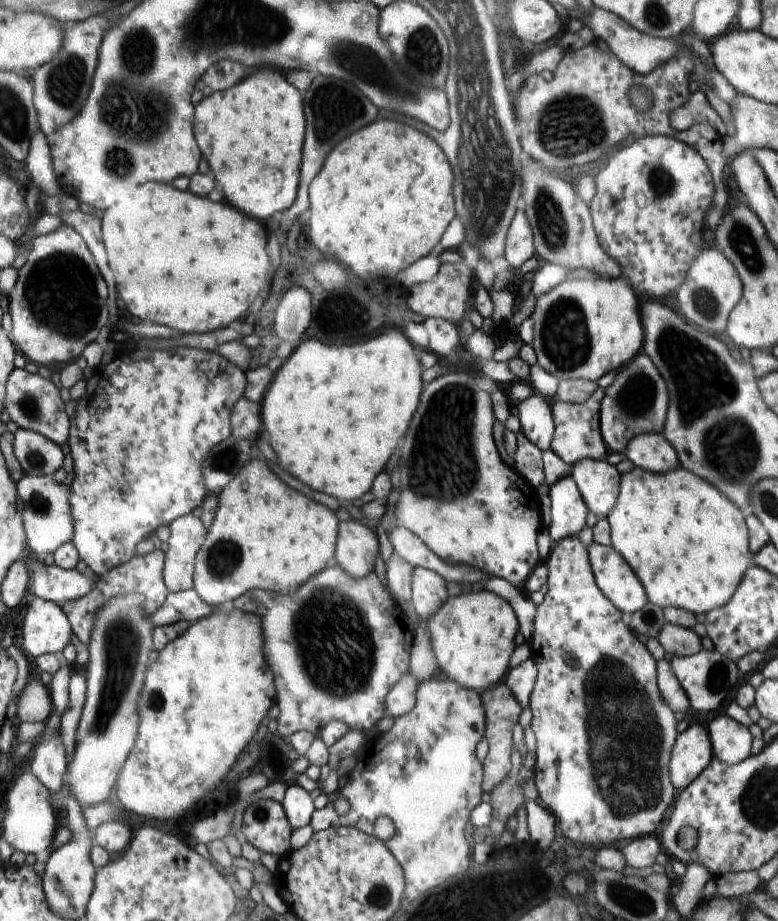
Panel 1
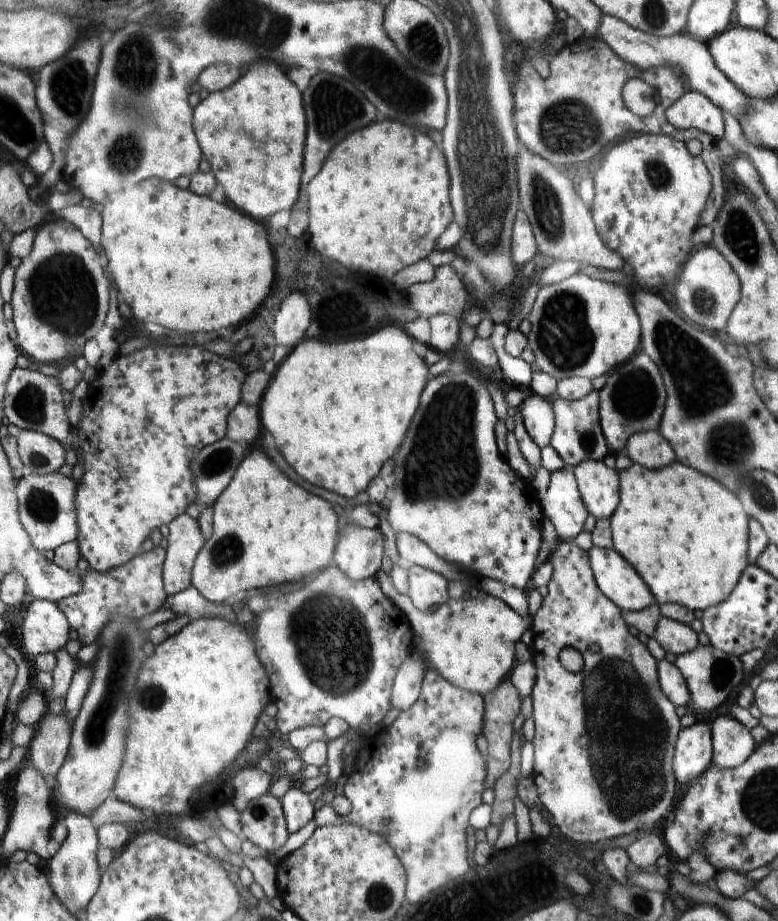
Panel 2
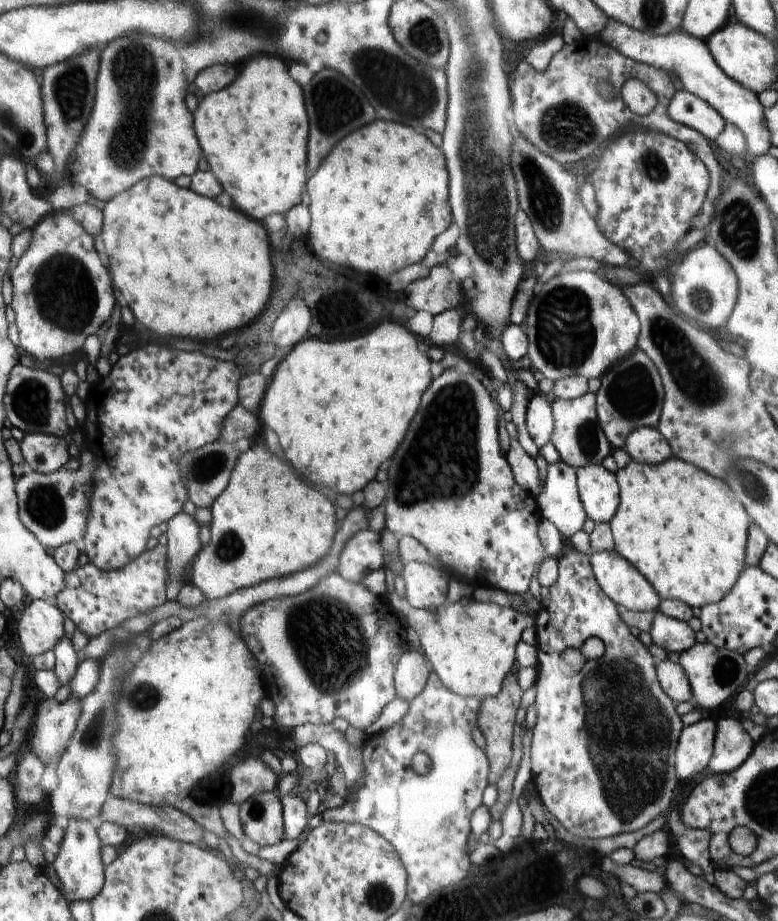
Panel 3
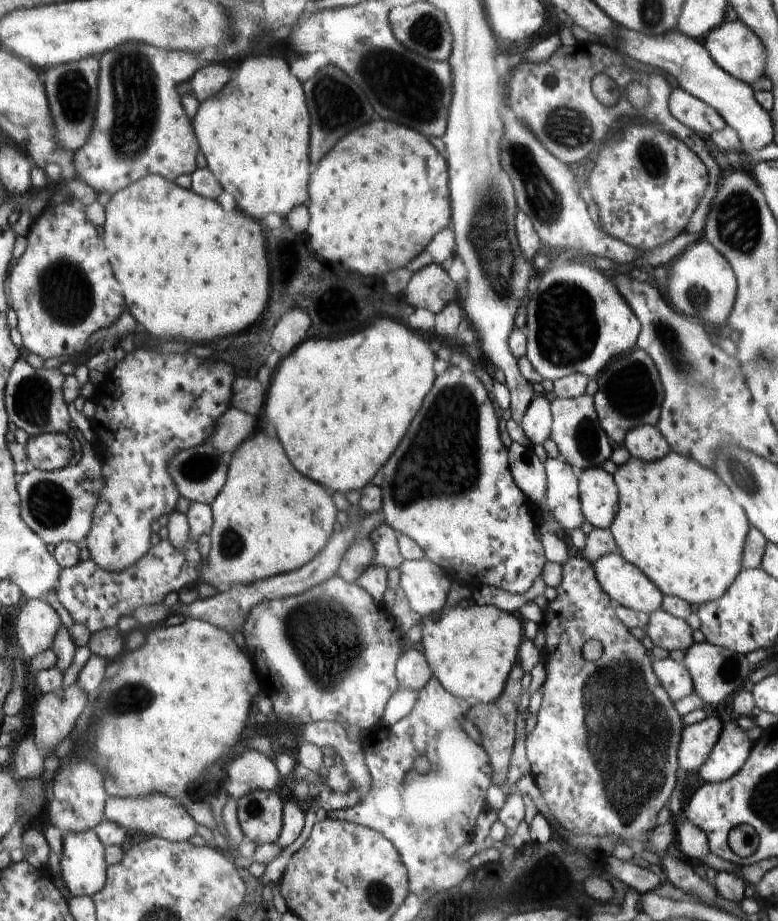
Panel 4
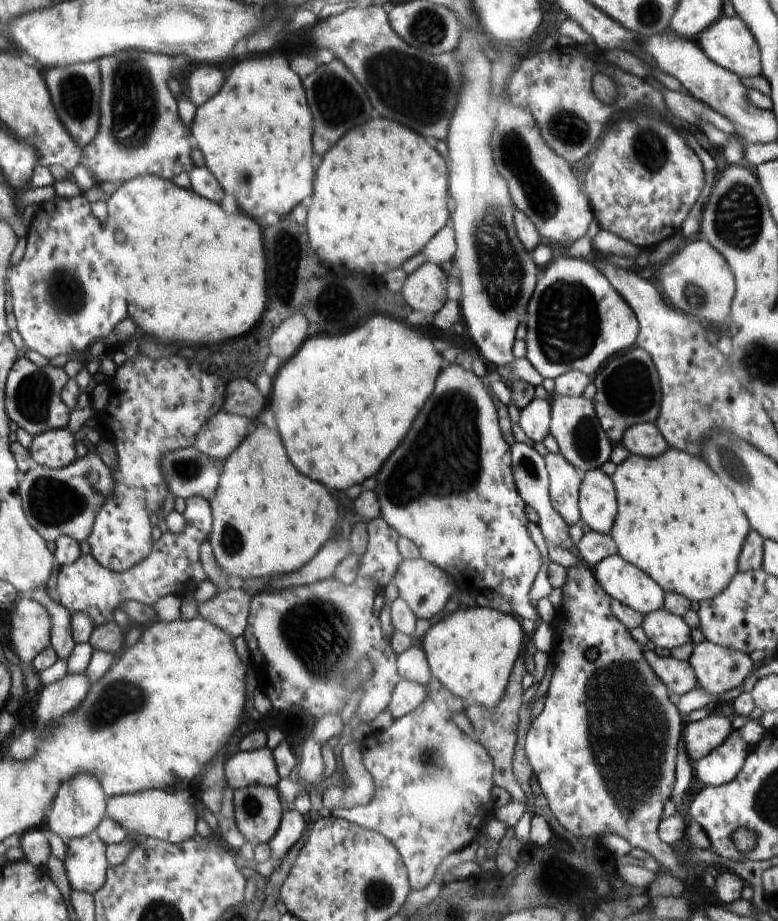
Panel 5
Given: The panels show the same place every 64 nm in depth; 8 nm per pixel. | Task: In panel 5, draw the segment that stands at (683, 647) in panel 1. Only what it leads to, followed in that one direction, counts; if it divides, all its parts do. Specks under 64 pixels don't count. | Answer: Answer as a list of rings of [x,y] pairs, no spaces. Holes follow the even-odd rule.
[[[663,609],[644,615],[640,624],[646,636],[656,647],[672,649],[691,641],[691,629],[679,615]]]

